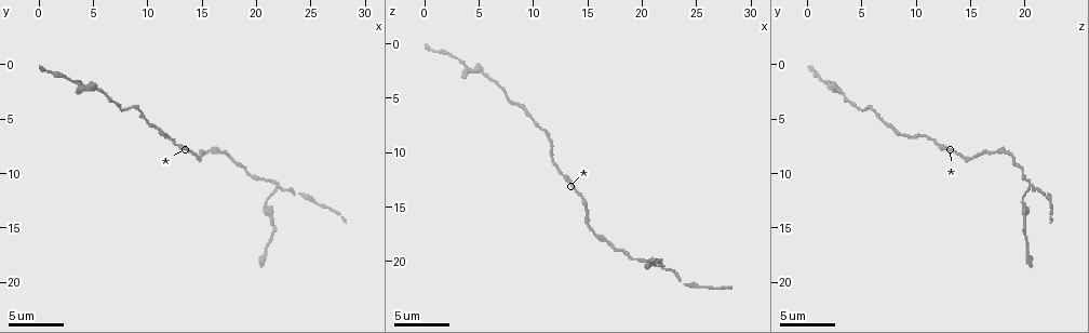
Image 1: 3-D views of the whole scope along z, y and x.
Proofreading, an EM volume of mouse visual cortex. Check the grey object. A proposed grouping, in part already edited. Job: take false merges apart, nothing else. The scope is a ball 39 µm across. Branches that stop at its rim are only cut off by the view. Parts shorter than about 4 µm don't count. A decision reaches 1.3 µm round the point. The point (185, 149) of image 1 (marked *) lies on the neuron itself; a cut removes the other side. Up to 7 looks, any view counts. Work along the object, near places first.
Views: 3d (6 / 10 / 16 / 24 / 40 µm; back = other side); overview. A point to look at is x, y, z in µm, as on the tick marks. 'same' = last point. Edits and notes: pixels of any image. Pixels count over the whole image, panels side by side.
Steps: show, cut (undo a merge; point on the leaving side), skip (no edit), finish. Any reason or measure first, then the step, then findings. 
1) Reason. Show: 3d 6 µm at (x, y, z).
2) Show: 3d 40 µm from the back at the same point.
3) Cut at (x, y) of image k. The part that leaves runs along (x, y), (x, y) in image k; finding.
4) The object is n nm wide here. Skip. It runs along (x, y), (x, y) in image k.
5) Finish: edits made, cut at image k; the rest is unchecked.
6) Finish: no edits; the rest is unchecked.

Calibre changes. Show: 3d 16 µm at (3.8, 1.6, 2.2).

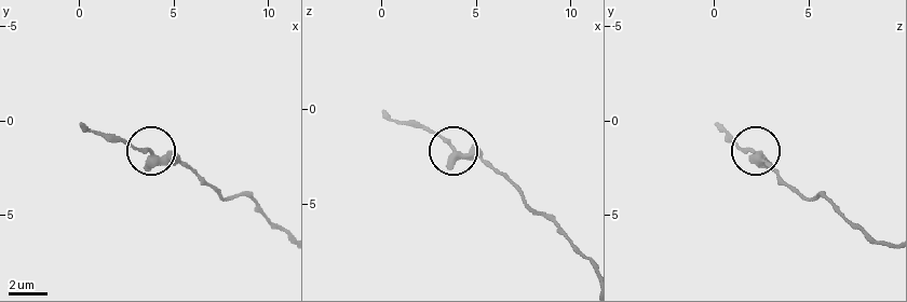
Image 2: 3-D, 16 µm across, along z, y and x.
Skip. It runs along (586, 259), (504, 177), (475, 159), (456, 155), (424, 125) in image 2; all the same neuron.

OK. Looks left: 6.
Narrows sharply. Show: 3d 6 µm at (10.0, 5.2, 6.6).

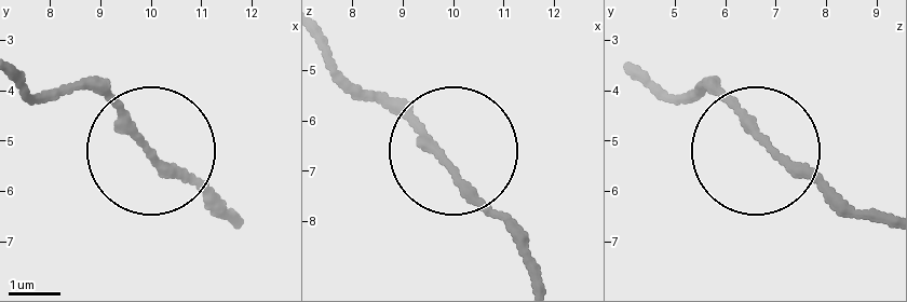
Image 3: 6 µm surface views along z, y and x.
From behind. Show: 3d 6 µm from the back at (9.80, 5.00, 6.80).

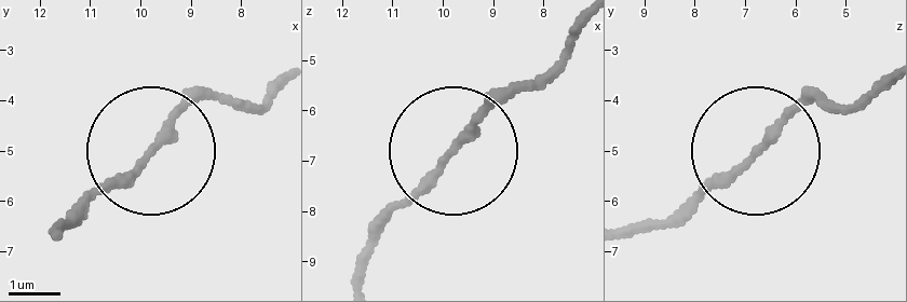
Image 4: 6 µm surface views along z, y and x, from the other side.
Skip. It runs along (360, 272), (373, 233), (537, 83) in image 4; one neuron here.

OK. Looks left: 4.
Thick turns thin. Show: 3d 10 µm at (17.0, 8.0, 18.2).

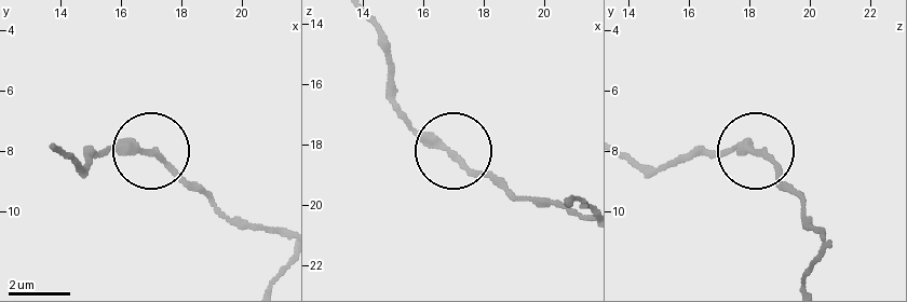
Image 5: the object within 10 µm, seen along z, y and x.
Show: 3d 6 µm at (17.1, 8.1, 18.3).

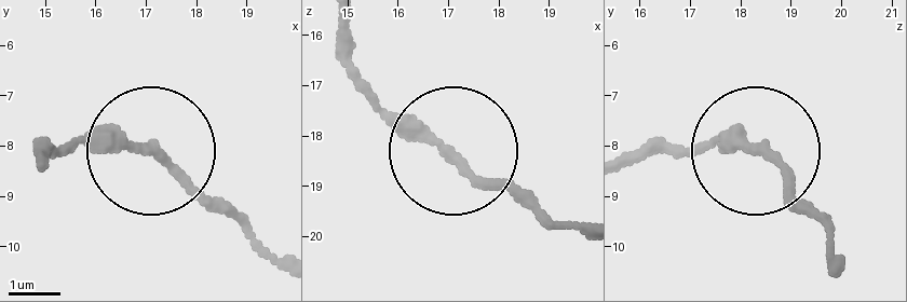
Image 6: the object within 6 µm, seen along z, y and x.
The object is 230 nm wide here. Skip. It runs along (633, 162), (749, 149), (822, 222) in image 6; continuous, no second neuron.

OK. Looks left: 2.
Branch point. Show: 3d 6 µm at (21.6, 11.4, 20.4).

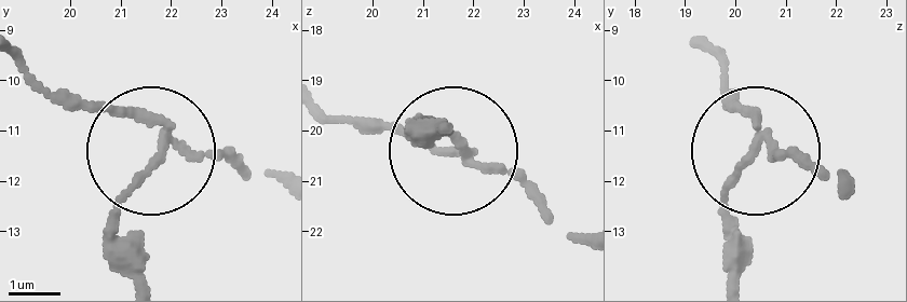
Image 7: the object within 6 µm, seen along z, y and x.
Cut at (123, 198) of image 7. The part that leaves runs along (165, 141), (113, 228), (126, 279) in image 7; two neurons meet here.

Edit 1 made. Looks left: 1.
Finish: edits made, cut at image 7; the rest is unchecked.

